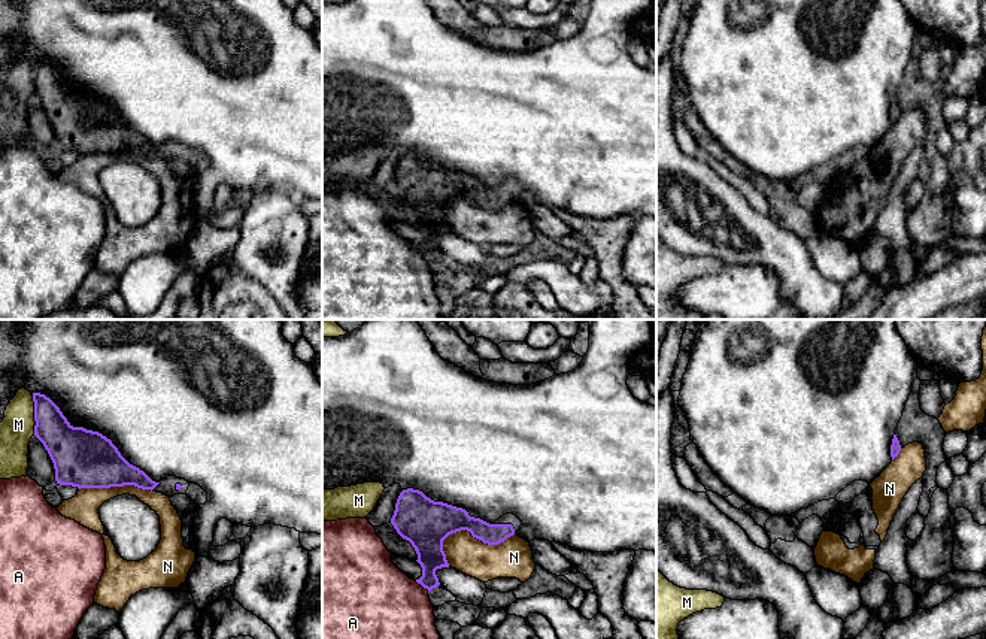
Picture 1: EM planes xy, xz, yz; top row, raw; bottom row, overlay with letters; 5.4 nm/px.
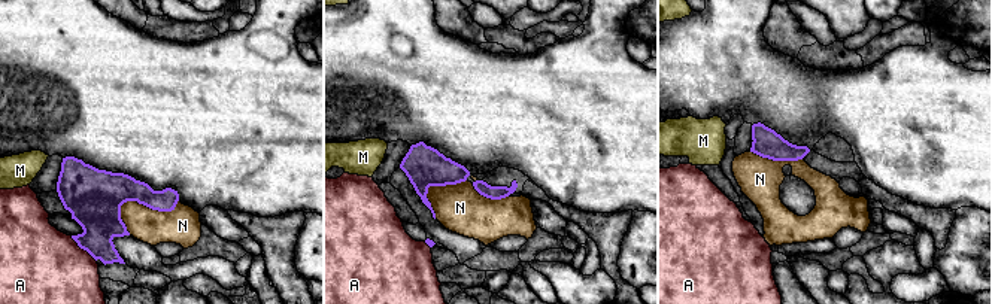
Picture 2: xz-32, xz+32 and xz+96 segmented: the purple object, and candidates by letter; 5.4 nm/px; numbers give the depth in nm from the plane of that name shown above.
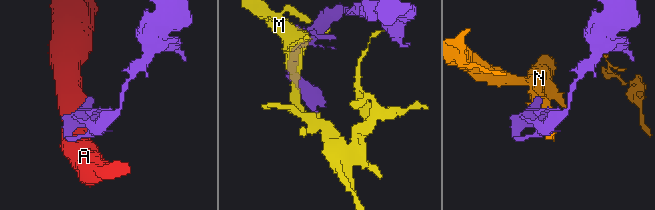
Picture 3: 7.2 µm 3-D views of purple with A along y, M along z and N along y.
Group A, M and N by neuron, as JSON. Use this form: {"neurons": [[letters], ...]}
{"neurons": [["A"], ["M"], ["N"]]}

